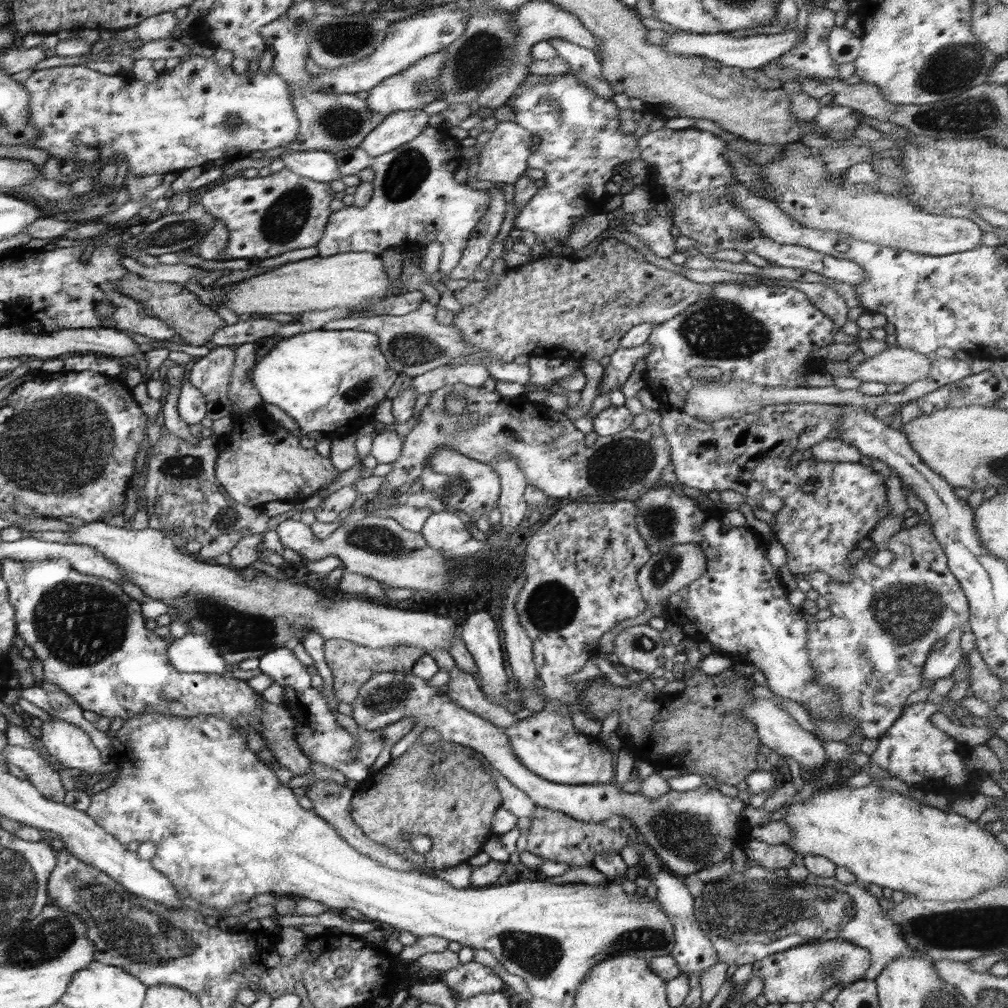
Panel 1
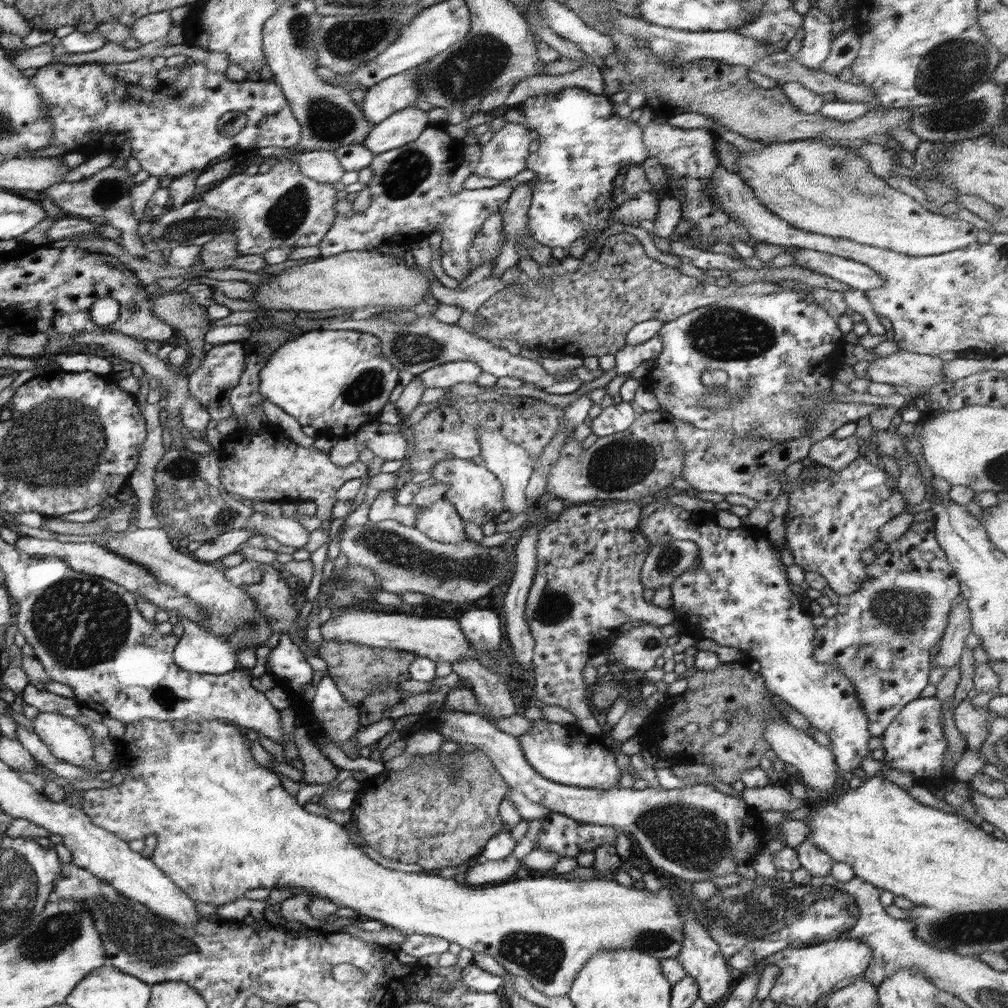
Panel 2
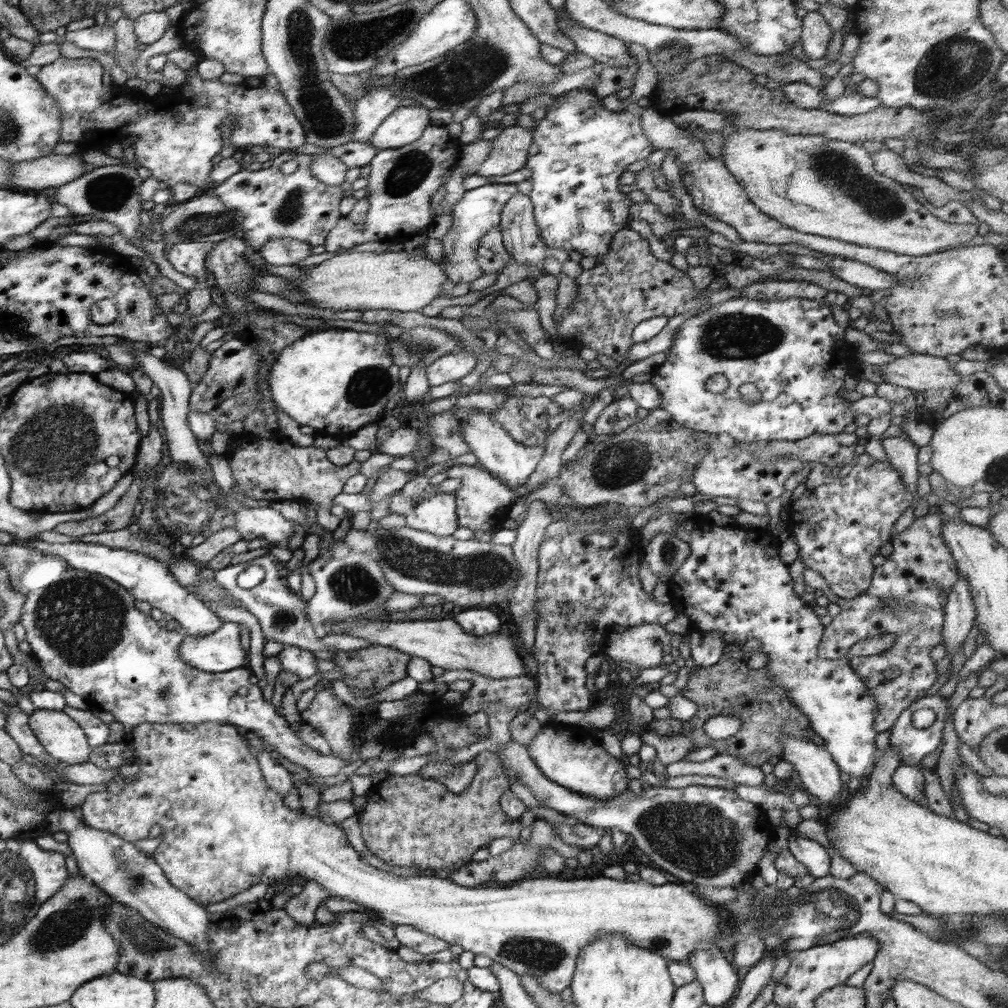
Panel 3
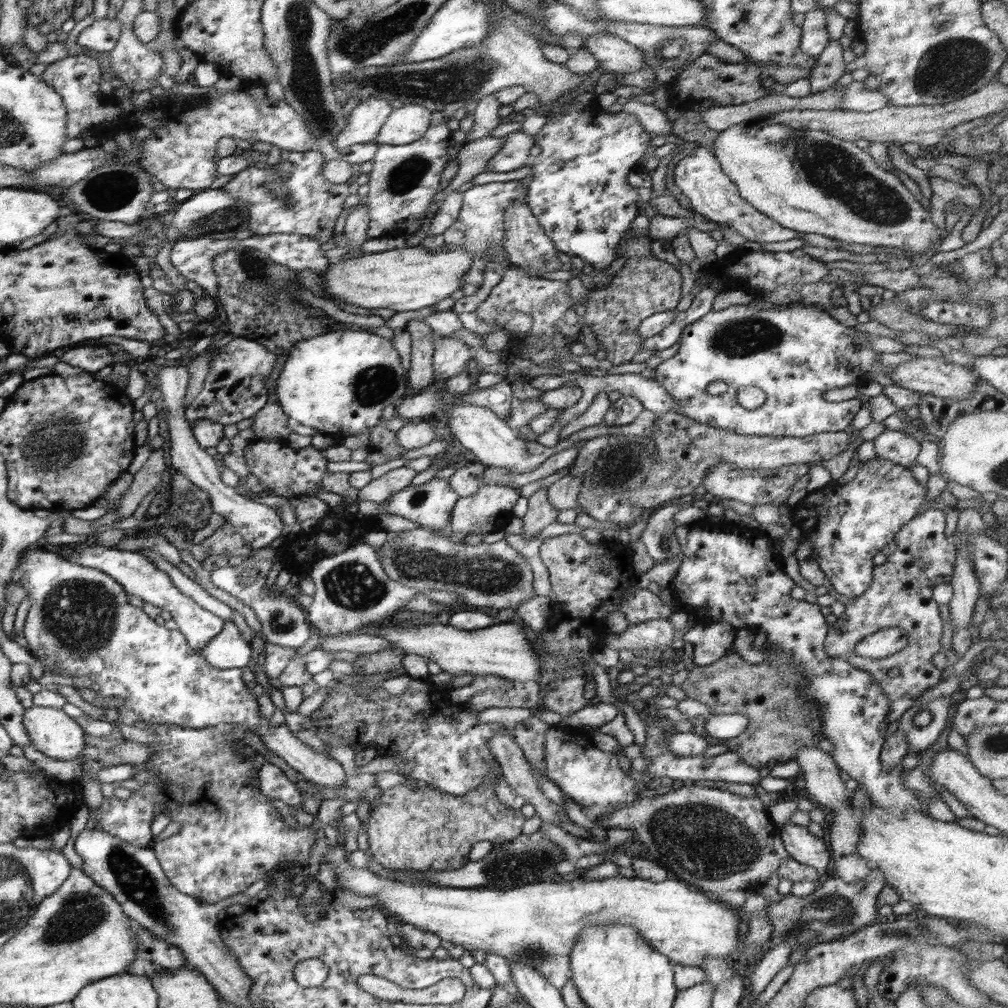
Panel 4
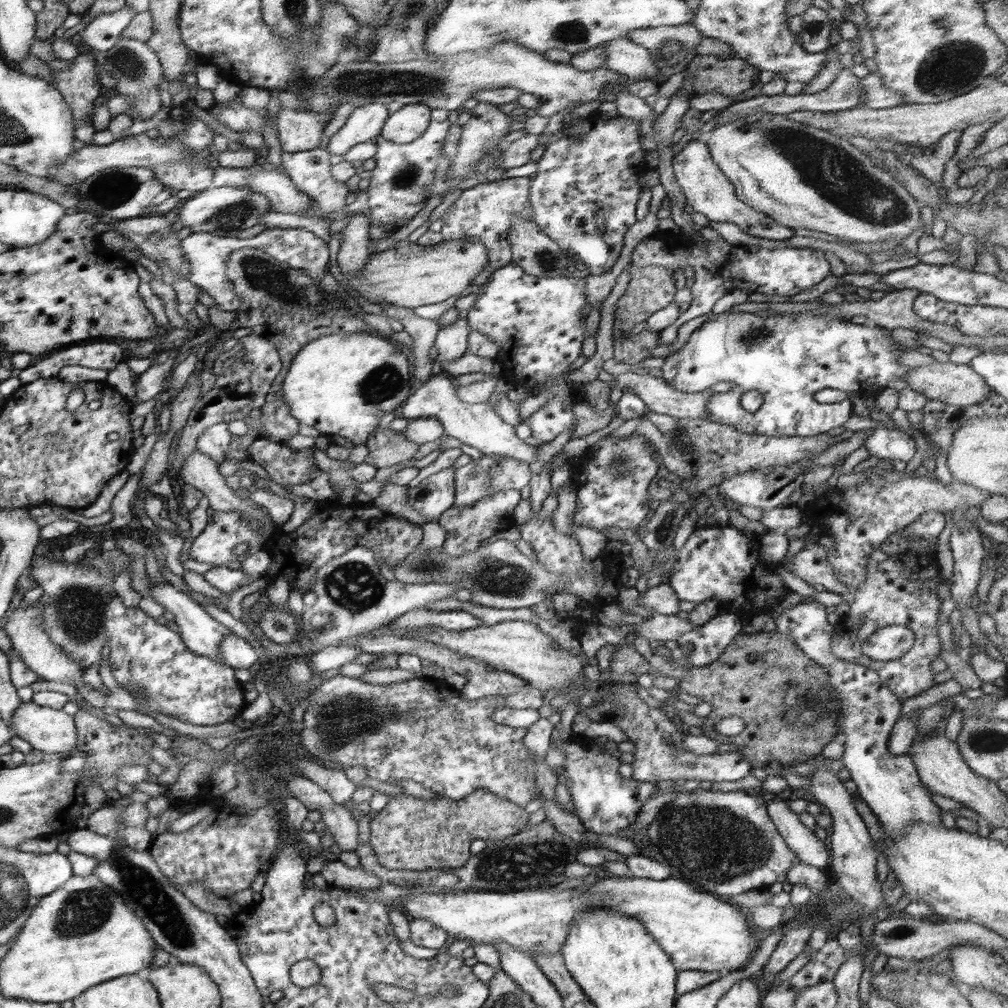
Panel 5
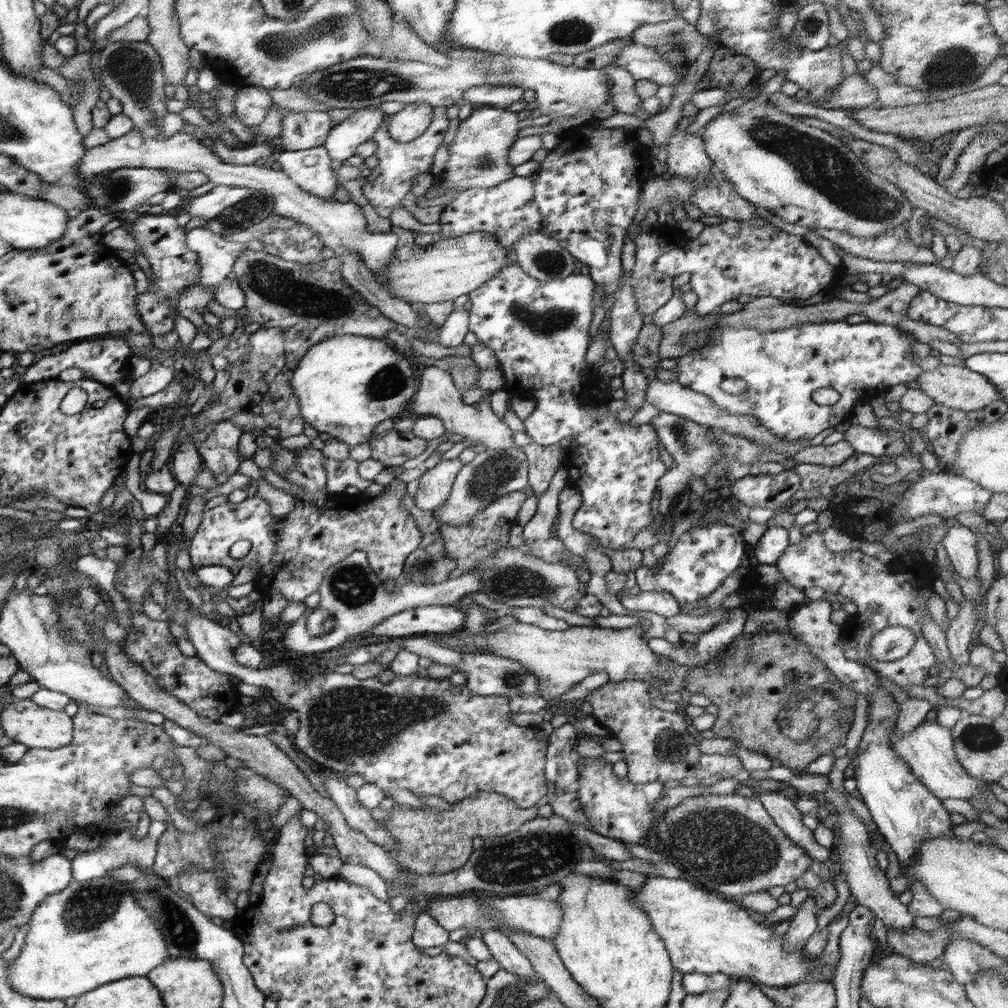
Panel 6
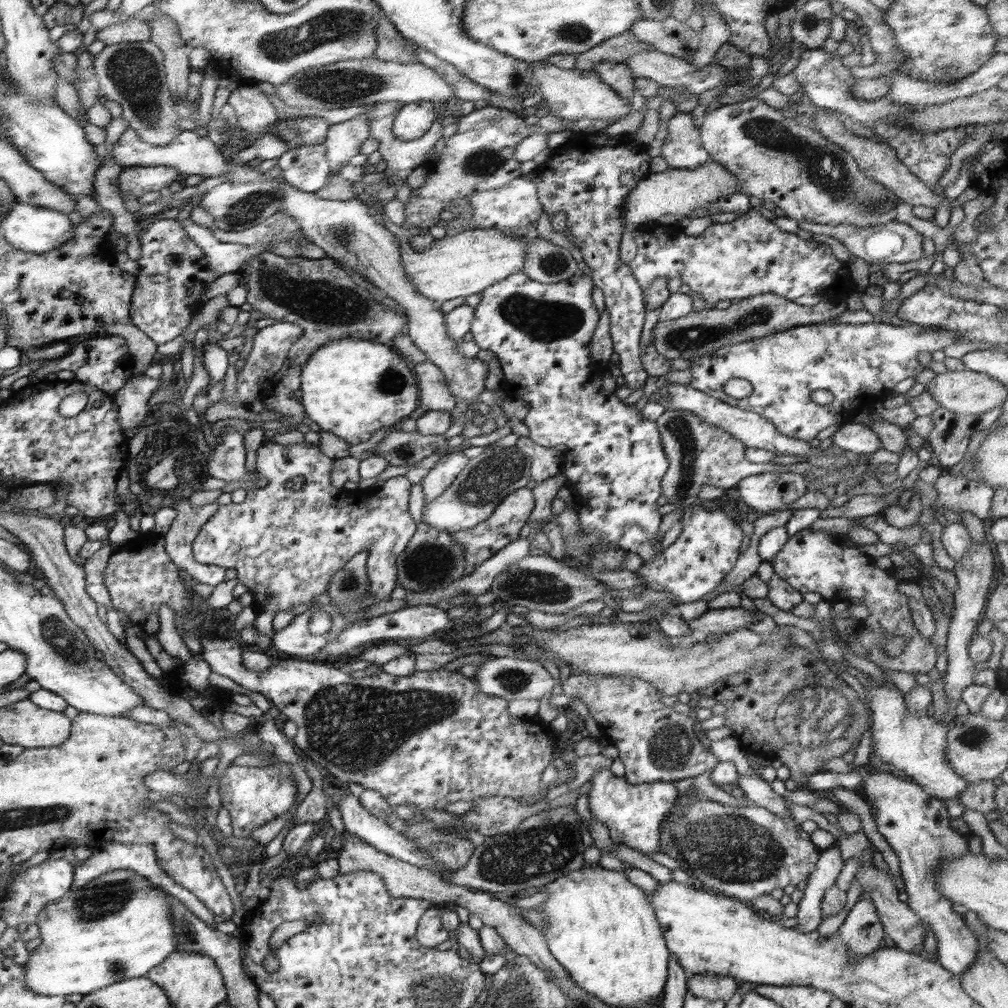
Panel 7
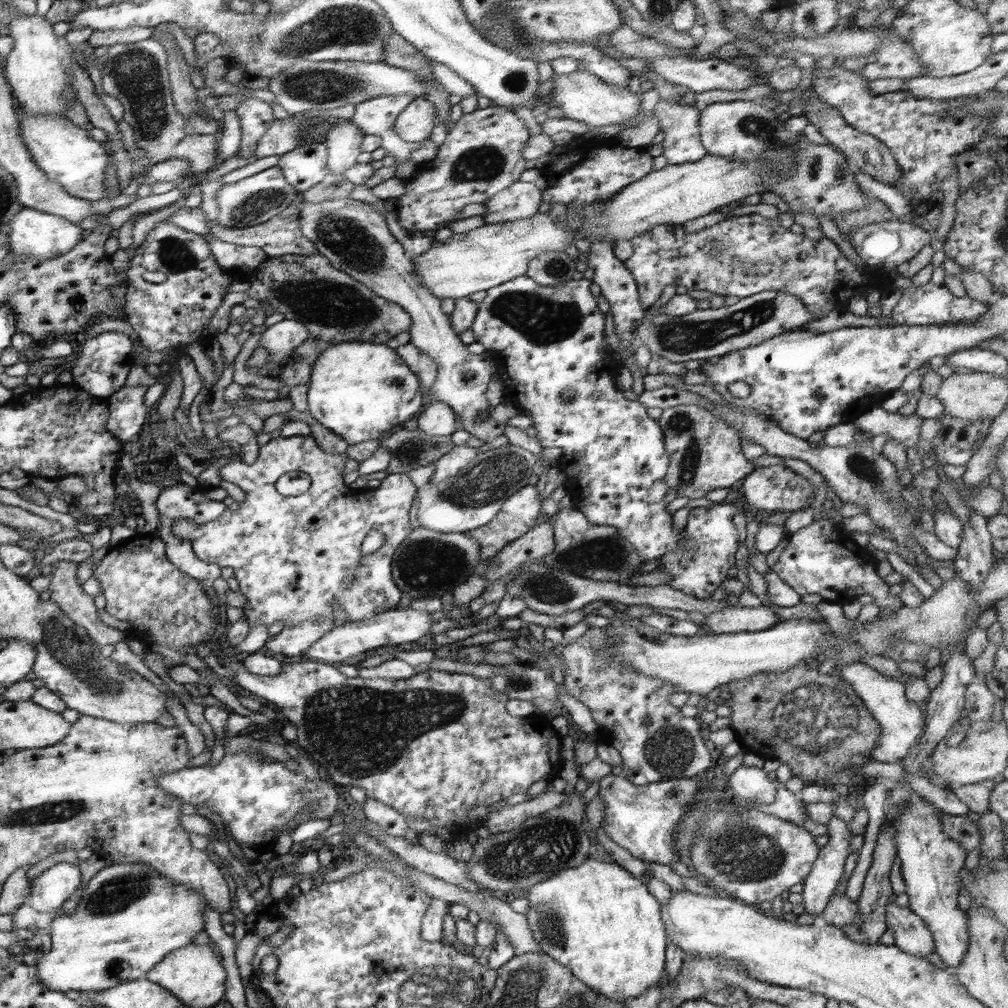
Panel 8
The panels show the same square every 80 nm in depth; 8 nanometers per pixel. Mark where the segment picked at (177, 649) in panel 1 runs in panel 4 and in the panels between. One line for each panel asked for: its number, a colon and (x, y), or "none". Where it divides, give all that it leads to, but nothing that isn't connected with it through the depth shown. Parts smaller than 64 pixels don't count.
2: (198, 650)
3: (221, 651)
4: (229, 650)

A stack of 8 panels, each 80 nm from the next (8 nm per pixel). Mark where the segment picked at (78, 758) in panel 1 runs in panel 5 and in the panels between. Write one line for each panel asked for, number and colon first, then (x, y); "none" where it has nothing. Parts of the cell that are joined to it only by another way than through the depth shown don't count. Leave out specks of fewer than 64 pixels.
2: (67, 740)
3: (62, 738)
4: (52, 732)
5: (49, 730)

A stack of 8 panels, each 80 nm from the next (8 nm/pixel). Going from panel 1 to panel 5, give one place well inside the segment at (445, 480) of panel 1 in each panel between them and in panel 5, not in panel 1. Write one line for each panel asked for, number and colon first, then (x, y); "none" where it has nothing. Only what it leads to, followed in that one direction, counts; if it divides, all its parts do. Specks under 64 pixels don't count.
2: (477, 495)
3: (482, 500)
4: (489, 509)
5: (466, 526)

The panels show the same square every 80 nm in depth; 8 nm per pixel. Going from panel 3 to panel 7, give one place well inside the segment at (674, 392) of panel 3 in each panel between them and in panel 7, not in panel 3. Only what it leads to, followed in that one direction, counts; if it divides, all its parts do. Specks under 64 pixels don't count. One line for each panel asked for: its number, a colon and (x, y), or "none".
4: (794, 354)
5: (788, 359)
6: (782, 368)
7: (861, 364)

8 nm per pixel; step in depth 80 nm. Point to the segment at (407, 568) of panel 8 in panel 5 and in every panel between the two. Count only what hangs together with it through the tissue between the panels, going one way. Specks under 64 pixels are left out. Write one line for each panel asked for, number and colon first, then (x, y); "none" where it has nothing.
5: (393, 498)
6: (428, 564)
7: (432, 560)

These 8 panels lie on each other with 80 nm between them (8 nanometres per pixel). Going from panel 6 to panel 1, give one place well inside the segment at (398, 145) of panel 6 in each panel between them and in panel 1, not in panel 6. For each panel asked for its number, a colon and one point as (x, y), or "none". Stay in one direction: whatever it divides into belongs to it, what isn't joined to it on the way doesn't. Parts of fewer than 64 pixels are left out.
1: (415, 200)
2: (410, 197)
3: (403, 180)
4: (402, 184)
5: (399, 187)

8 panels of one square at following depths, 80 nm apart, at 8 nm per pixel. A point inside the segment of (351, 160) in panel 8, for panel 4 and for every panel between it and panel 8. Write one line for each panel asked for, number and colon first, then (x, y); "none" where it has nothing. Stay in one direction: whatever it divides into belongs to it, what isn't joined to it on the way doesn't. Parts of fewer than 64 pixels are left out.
4: (366, 120)
5: (365, 124)
6: (343, 139)
7: (343, 141)

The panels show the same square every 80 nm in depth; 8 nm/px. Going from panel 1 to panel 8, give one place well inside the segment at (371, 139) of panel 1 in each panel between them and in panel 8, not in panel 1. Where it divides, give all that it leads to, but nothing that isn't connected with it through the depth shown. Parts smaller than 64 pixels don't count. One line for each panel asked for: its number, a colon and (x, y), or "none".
2: (405, 126)
3: (405, 125)
4: (405, 125)
5: (404, 126)
6: (415, 119)
7: (413, 120)
8: (415, 124)

